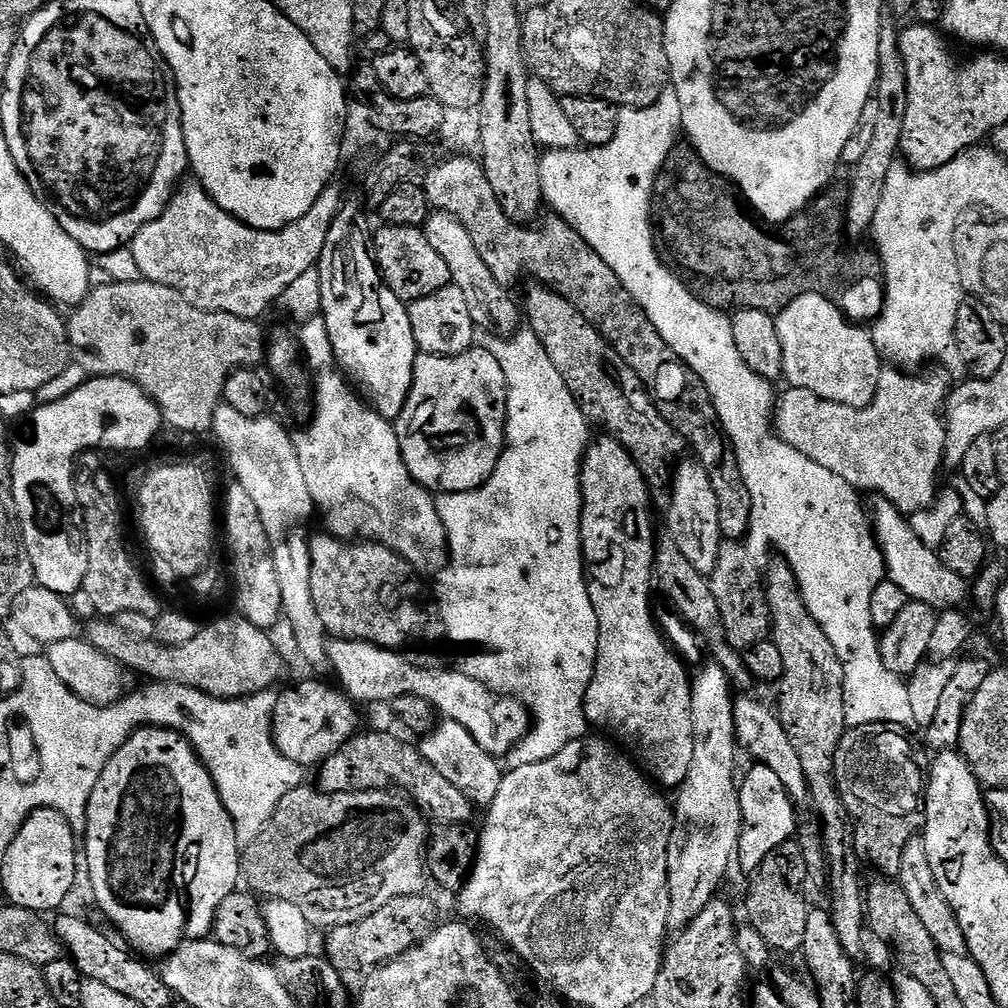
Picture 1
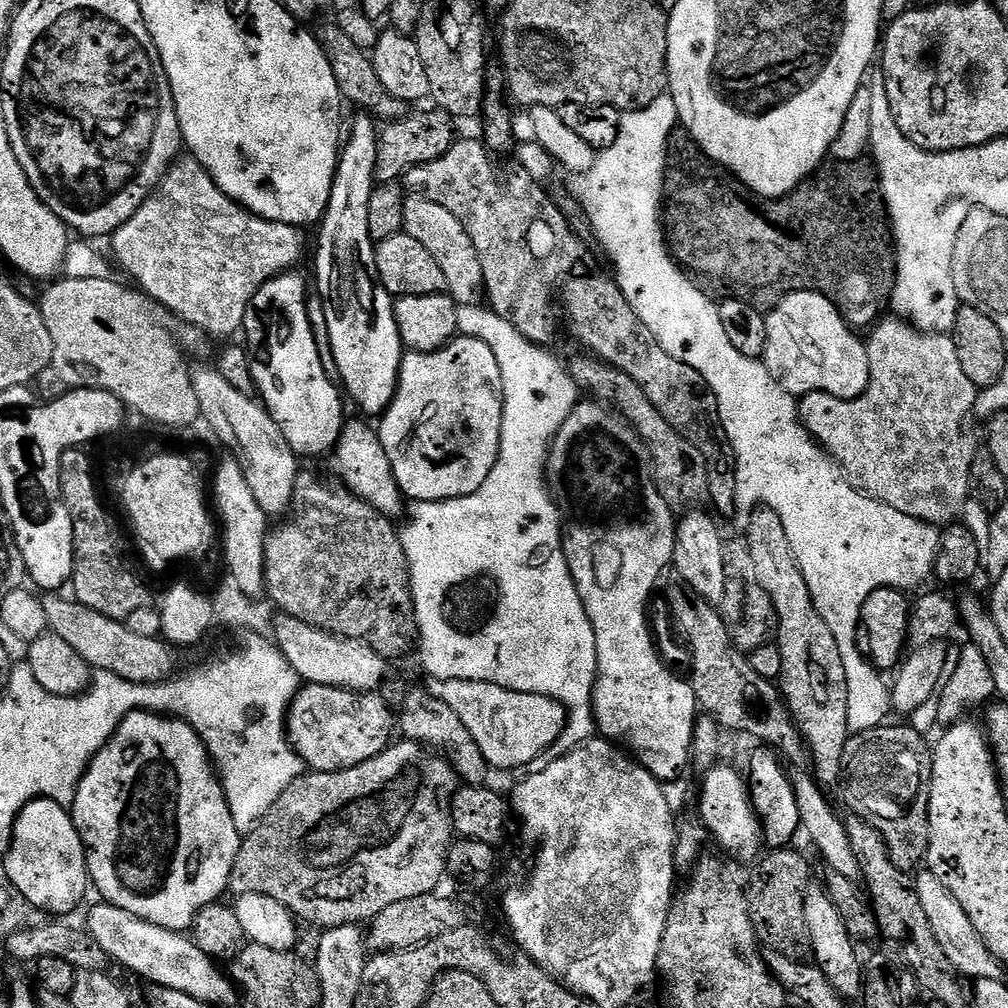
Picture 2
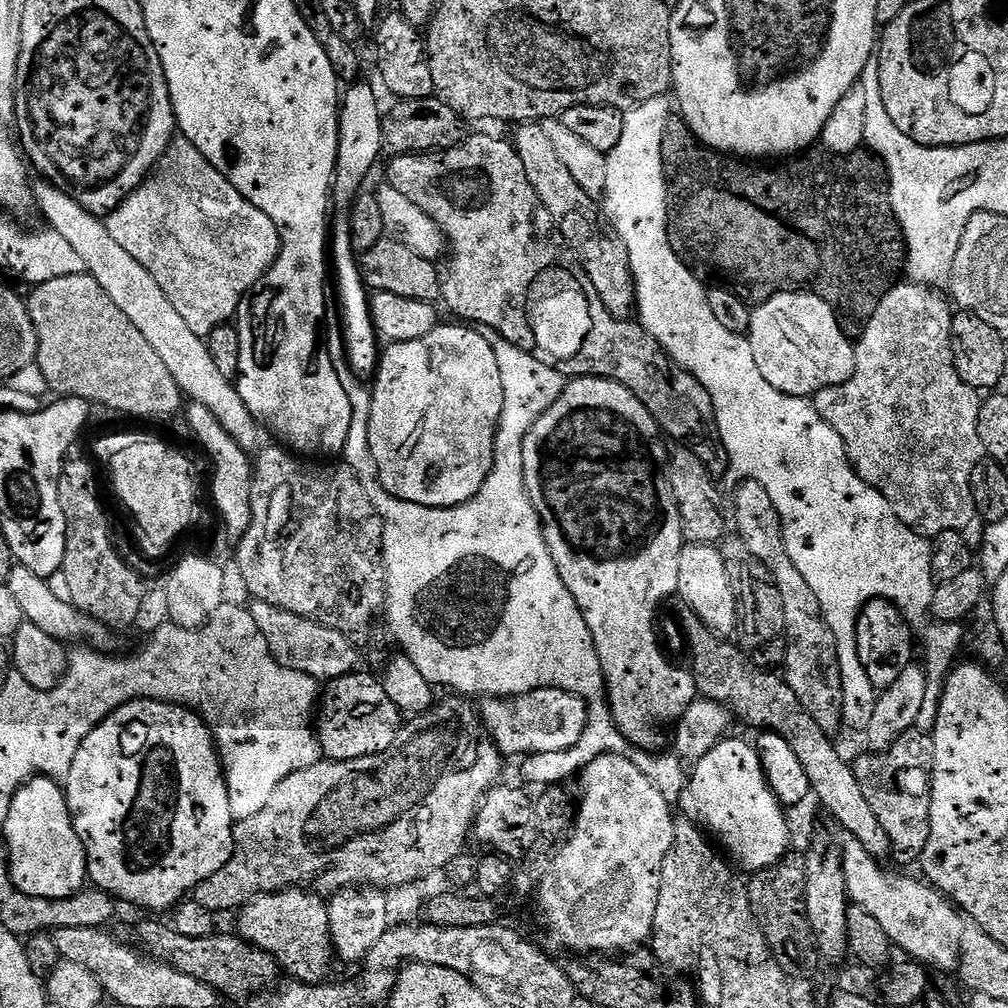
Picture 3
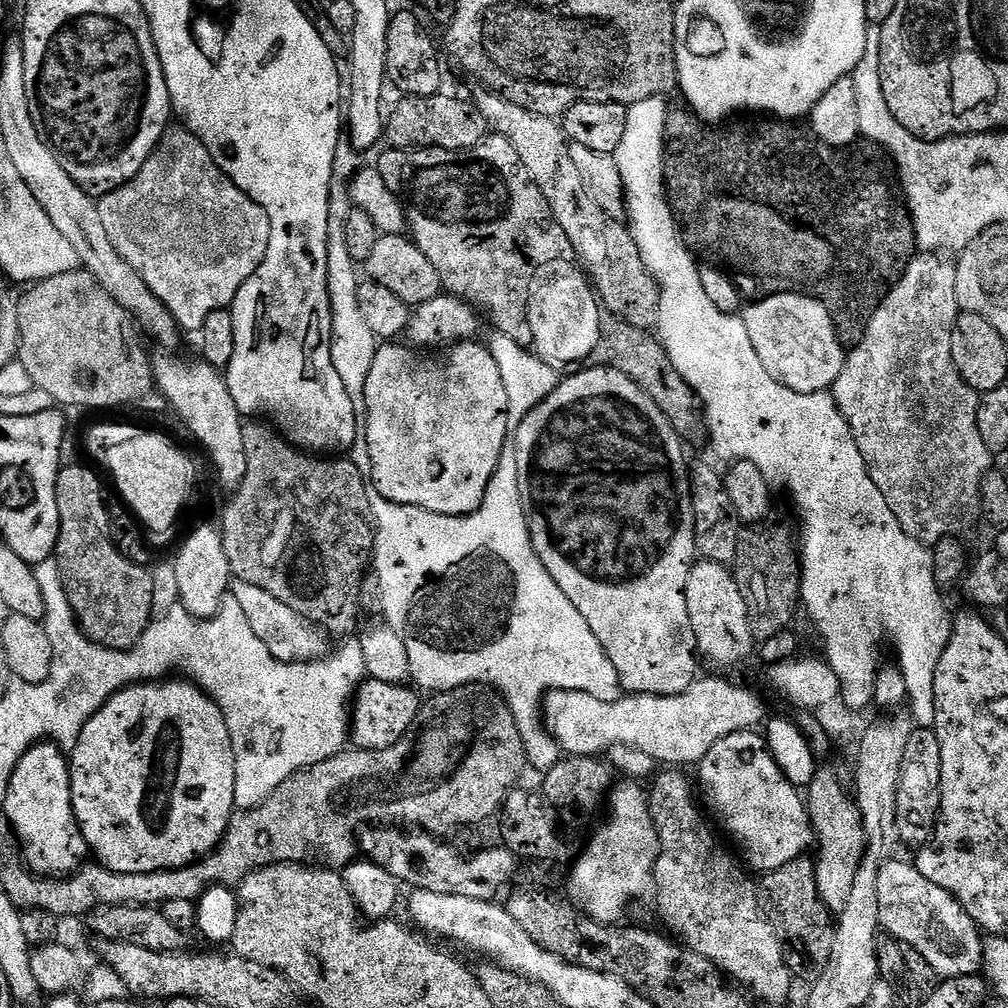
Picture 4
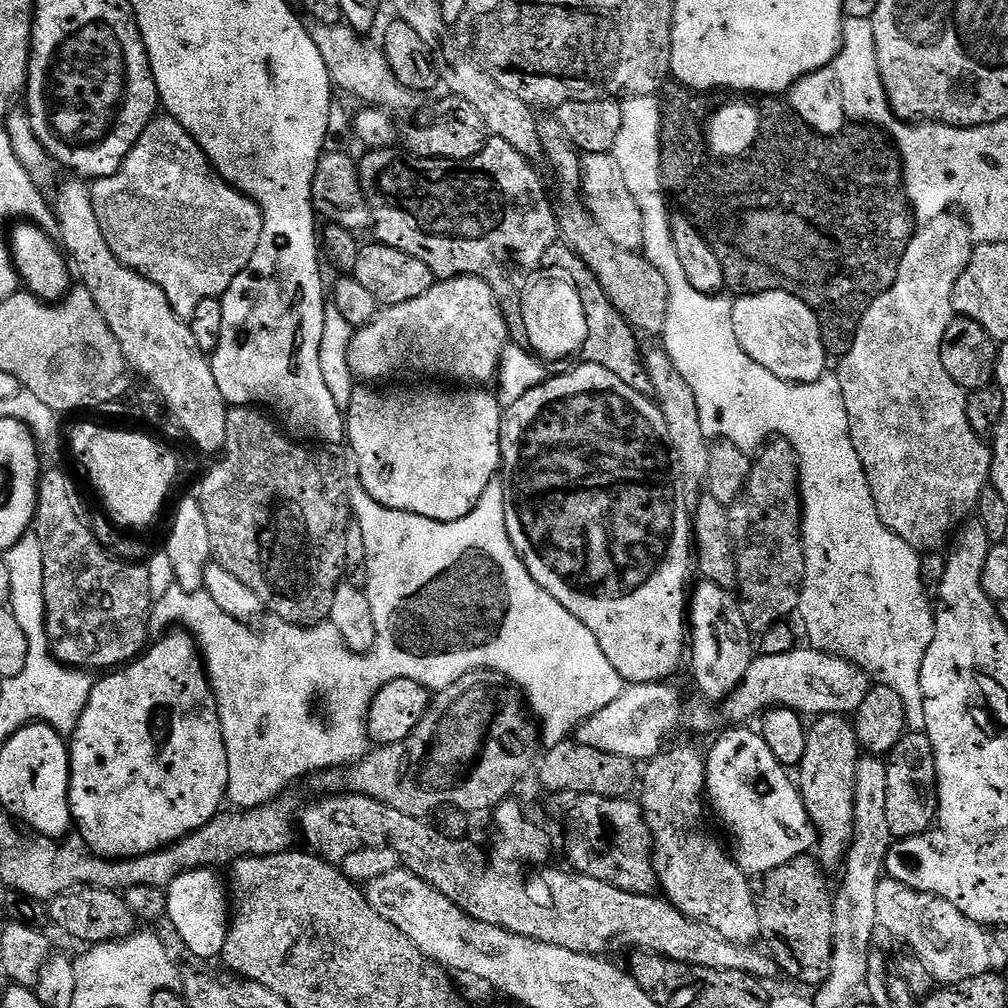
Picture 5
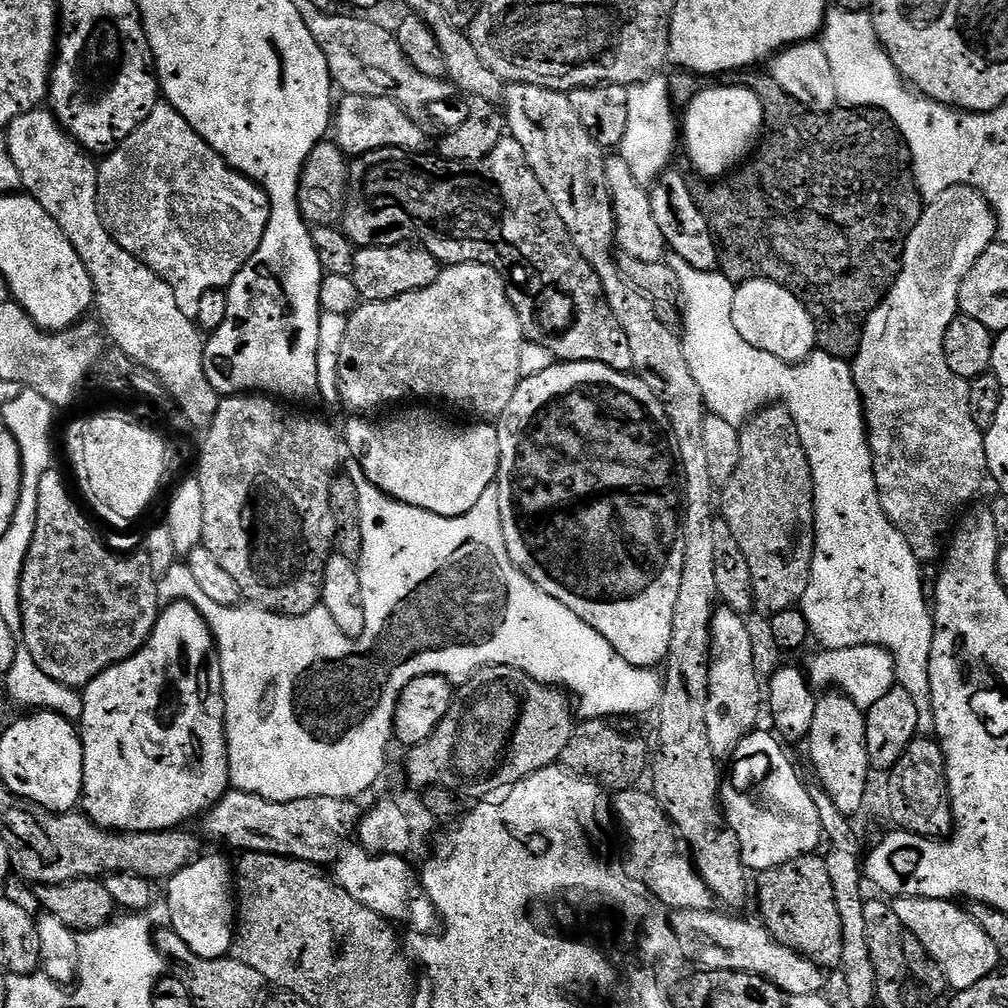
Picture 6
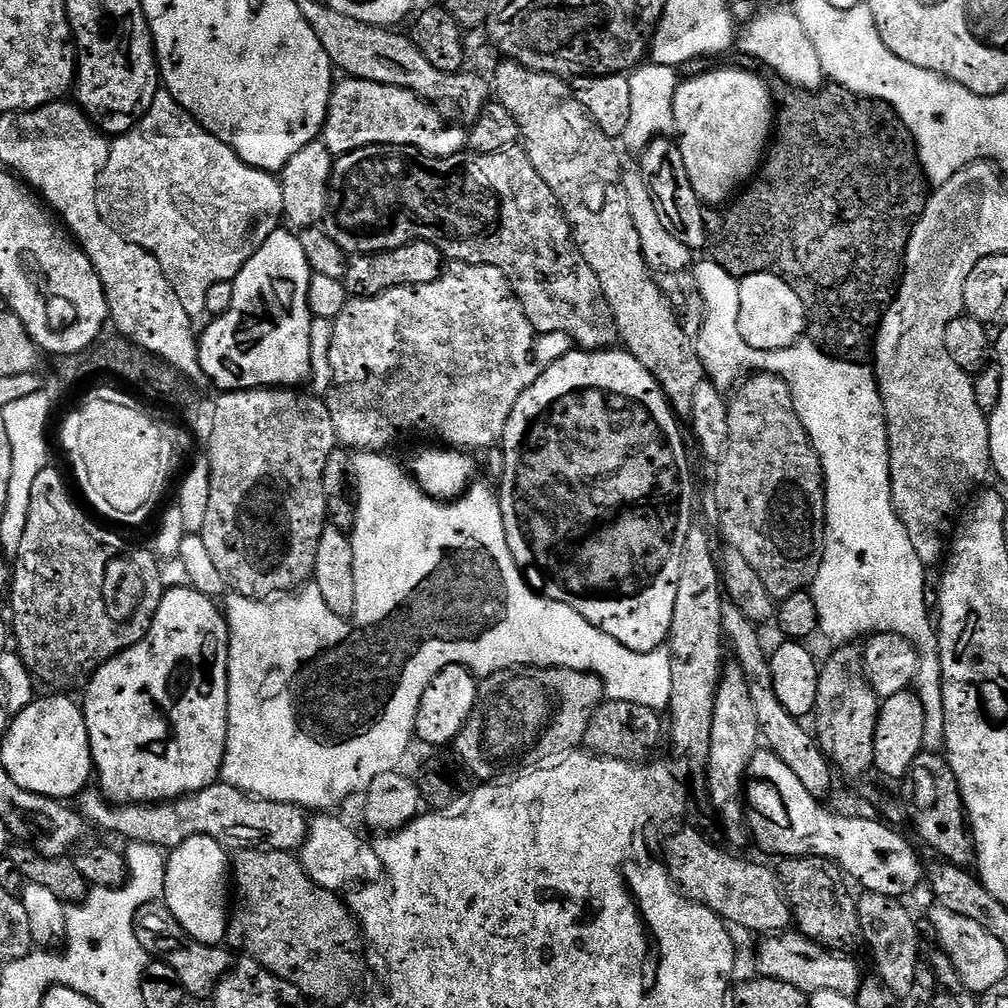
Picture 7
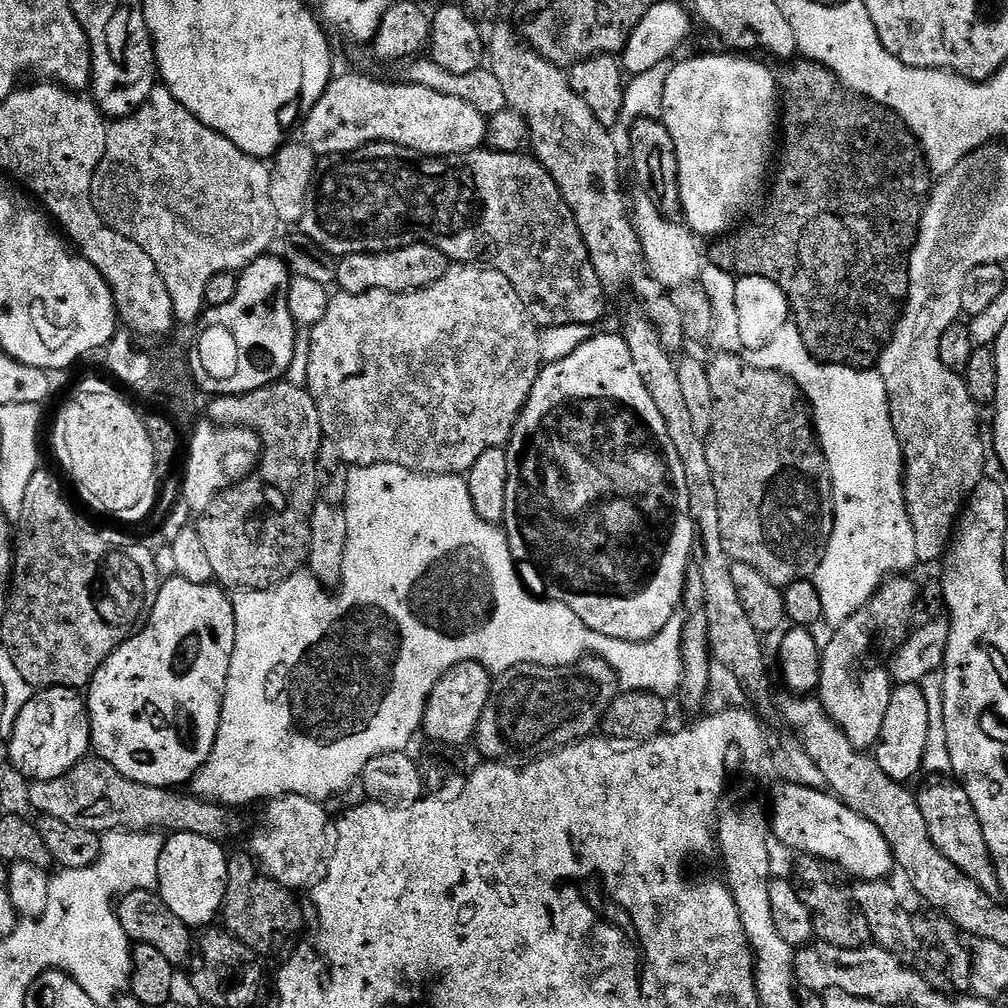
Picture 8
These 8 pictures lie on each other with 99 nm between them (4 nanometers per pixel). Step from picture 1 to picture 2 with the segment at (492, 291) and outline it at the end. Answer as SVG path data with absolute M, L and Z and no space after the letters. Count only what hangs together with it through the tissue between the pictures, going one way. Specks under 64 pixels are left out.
M409 195L404 202L404 233L410 238L418 238L434 262L442 270L448 287L447 295L457 305L477 304L485 299L482 264L478 262L478 250L474 250L474 242L470 242L470 234L466 234L466 226L446 210L446 206L438 206L438 202L430 202L421 196Z

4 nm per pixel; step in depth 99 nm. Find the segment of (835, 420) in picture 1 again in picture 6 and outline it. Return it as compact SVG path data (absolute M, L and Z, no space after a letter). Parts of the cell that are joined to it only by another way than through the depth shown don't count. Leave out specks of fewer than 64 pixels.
M954 186L942 193L936 200L931 201L921 211L920 221L916 223L914 230L908 236L898 278L892 283L892 289L888 291L888 295L884 297L883 302L870 314L870 318L864 327L860 349L851 361L852 377L856 383L857 390L860 391L860 401L864 404L864 426L868 429L868 445L872 451L872 469L876 479L876 489L880 495L880 505L888 521L899 530L902 538L906 538L910 550L914 550L917 560L921 562L936 562L941 559L942 549L946 544L946 537L949 535L958 513L965 506L973 503L971 500L975 498L976 491L983 486L984 480L986 481L988 476L988 459L984 449L984 432L974 422L974 418L970 418L969 381L964 380L958 374L954 374L954 370L950 370L950 366L946 366L944 339L946 338L946 330L950 326L950 322L954 322L954 318L960 312L960 287L966 278L966 274L970 274L974 262L978 262L978 258L982 258L984 251L996 239L996 215L992 213L992 208L977 188Z

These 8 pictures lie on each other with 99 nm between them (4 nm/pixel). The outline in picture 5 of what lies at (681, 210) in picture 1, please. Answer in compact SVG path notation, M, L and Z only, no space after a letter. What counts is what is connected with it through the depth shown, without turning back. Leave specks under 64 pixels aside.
M669 82L664 85L658 96L660 102L660 175L662 184L669 193L673 192L685 204L687 215L694 218L704 237L710 242L714 254L722 262L724 283L729 289L737 288L740 294L751 294L761 289L769 292L789 292L800 300L805 300L820 317L820 330L824 333L824 345L829 357L845 356L856 337L858 326L866 314L868 307L898 278L898 270L902 266L902 258L906 254L906 246L914 235L914 215L904 204L904 196L900 196L900 164L896 164L896 152L888 148L888 140L880 136L880 132L868 132L868 128L856 128L856 132L848 132L844 140L820 140L820 136L812 136L804 124L794 120L790 106L780 98L768 98L762 104L762 119L760 121L760 137L745 156L739 158L717 158L712 155L706 139L706 121L709 119L709 109L704 109L705 97L694 88L688 88L679 82Z

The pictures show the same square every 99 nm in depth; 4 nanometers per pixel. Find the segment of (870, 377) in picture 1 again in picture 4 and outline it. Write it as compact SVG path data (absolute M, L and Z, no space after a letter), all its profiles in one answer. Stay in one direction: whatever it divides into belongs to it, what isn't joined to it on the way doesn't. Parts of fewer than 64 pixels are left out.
M793 292L766 296L749 304L752 305L742 312L746 334L750 334L750 342L754 342L764 369L782 386L795 392L829 391L844 369L846 348L836 337L836 327L826 306Z

